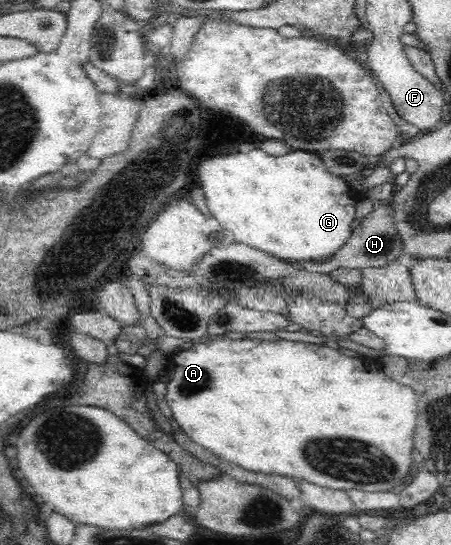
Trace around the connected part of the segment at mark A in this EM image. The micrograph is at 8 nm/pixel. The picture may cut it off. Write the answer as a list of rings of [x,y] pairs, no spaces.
[[[228,336],[222,340],[210,340],[202,343],[194,343],[191,348],[175,352],[169,355],[168,368],[171,370],[171,378],[166,383],[167,392],[165,400],[169,405],[173,419],[182,429],[182,437],[198,447],[206,447],[214,451],[218,457],[236,463],[238,467],[246,471],[277,475],[304,480],[310,483],[327,487],[333,490],[359,489],[360,491],[377,492],[390,491],[397,487],[404,479],[410,479],[414,472],[412,451],[414,451],[414,434],[417,422],[417,395],[410,385],[402,387],[402,383],[392,381],[392,377],[380,373],[380,369],[372,369],[368,361],[360,360],[360,357],[348,357],[340,354],[338,350],[325,345],[318,345],[301,341],[278,340],[278,343],[264,343],[256,341],[256,338],[241,336]]]

